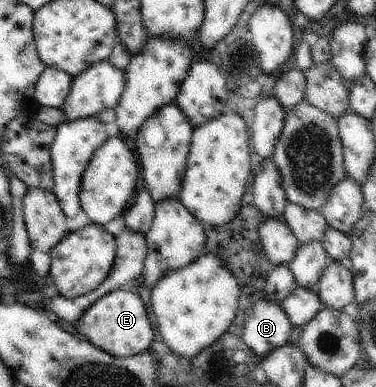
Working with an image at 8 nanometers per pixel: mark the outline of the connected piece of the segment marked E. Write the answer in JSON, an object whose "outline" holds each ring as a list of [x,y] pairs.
{"outline":[[[123,289],[113,290],[111,293],[99,298],[99,301],[90,305],[75,323],[77,325],[77,333],[83,335],[95,347],[110,353],[112,356],[118,358],[131,357],[141,354],[149,350],[149,344],[153,339],[153,329],[147,317],[147,308],[141,297],[137,293],[125,291]]]}

